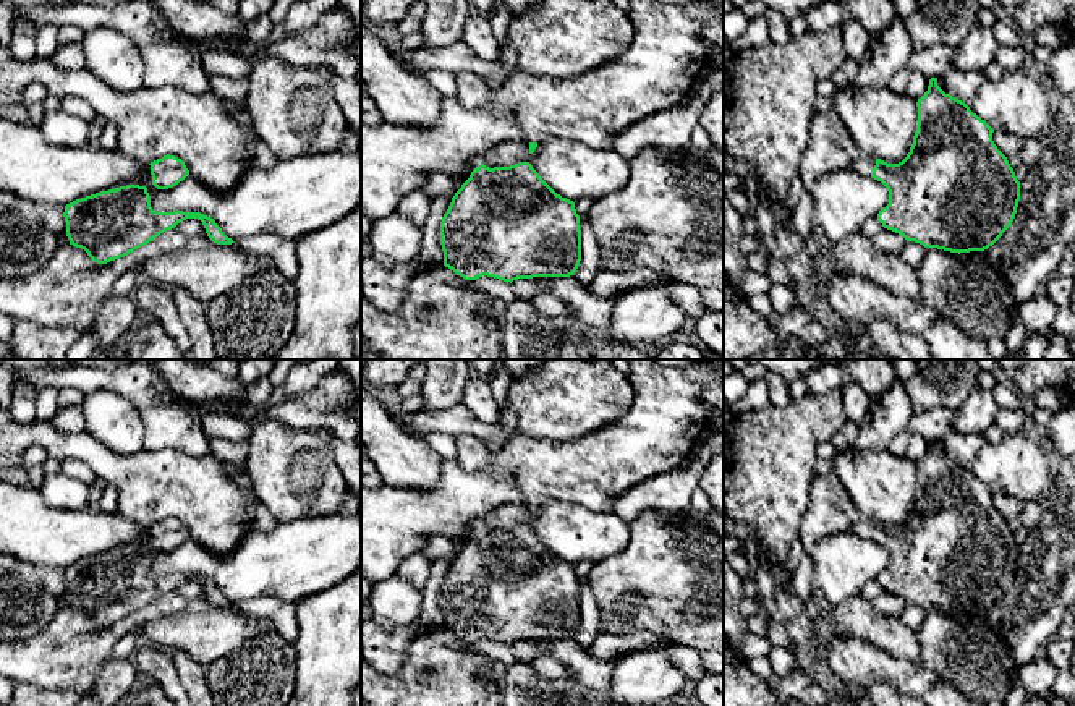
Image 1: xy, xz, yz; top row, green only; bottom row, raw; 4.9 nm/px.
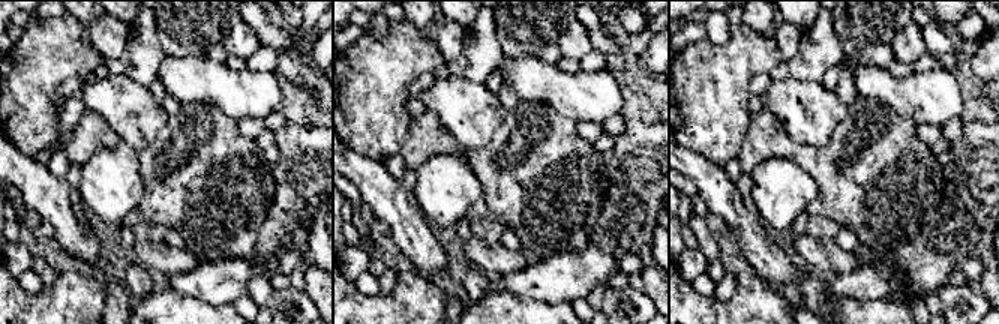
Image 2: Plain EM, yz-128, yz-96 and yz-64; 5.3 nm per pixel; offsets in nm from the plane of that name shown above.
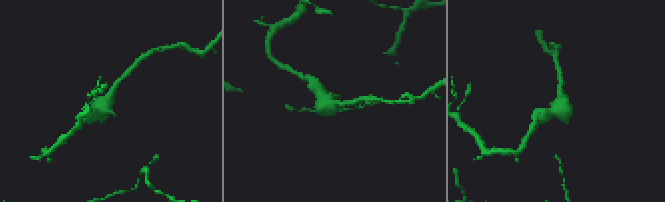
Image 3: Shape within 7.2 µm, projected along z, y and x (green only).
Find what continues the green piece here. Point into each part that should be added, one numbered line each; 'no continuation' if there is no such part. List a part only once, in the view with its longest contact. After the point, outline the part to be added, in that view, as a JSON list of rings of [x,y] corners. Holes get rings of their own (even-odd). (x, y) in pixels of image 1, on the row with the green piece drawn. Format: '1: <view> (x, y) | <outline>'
1: yz (831, 146) | [[[826,110],[813,118],[811,134],[798,176],[805,189],[832,170],[855,170],[863,176],[871,176],[876,159],[865,154],[855,142],[840,117]]]

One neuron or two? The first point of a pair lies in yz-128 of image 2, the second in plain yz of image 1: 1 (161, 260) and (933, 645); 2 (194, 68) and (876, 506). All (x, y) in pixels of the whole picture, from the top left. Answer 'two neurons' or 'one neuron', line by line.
1: two neurons
2: two neurons

